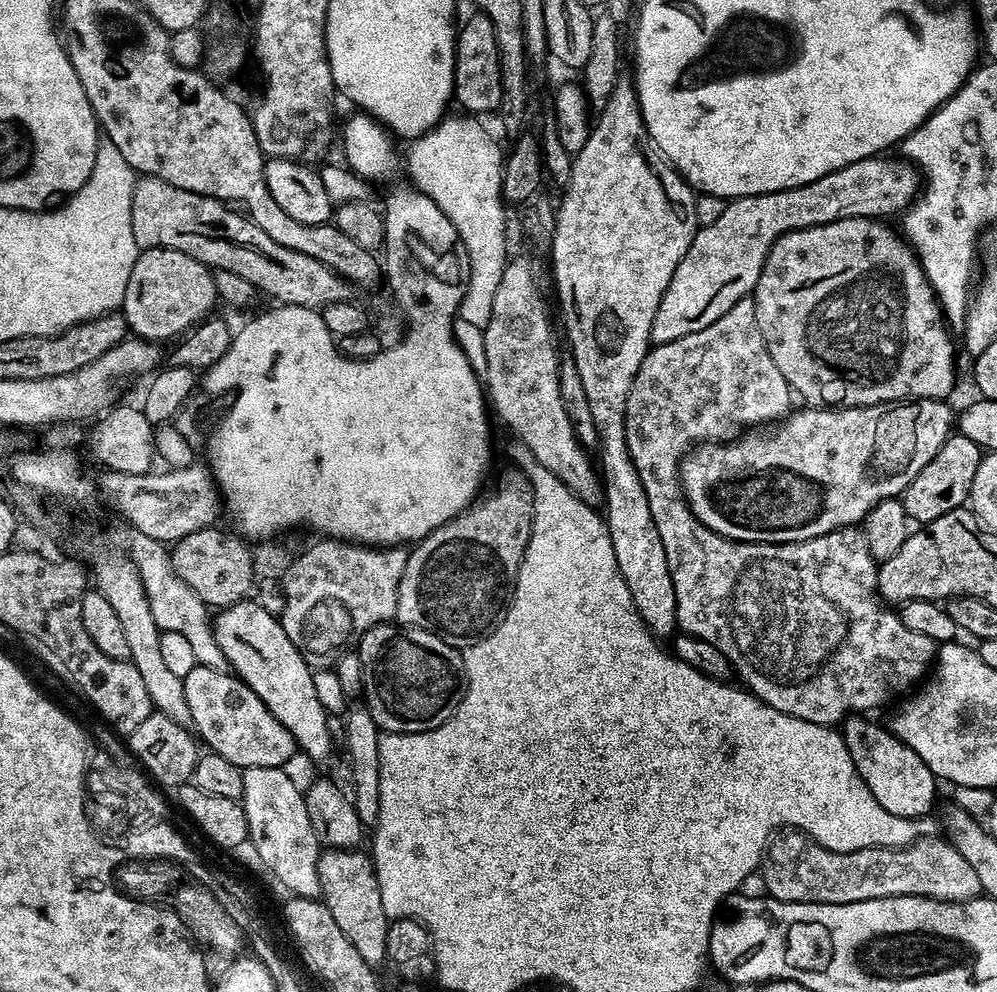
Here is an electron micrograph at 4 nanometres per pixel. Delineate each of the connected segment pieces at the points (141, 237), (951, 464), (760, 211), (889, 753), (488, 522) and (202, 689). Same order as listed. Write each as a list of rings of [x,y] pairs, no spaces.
[[[140,176],[134,186],[130,206],[130,222],[137,249],[169,248],[182,250],[190,258],[198,258],[207,268],[231,270],[246,278],[261,293],[273,296],[280,304],[306,306],[313,310],[325,308],[330,302],[347,300],[350,285],[343,276],[331,272],[318,258],[298,254],[278,246],[263,230],[258,230],[247,216],[219,200],[170,186],[157,176]]]
[[[959,434],[949,436],[938,454],[934,454],[934,458],[930,458],[930,462],[926,462],[922,470],[918,470],[914,482],[910,482],[908,489],[902,493],[909,521],[923,526],[934,518],[942,518],[942,514],[950,514],[950,510],[965,507],[972,495],[974,474],[980,465],[981,455],[980,445],[970,442],[970,438]]]
[[[881,154],[850,162],[850,166],[842,166],[842,170],[822,174],[822,178],[806,182],[806,186],[794,186],[761,196],[737,196],[729,199],[722,214],[718,214],[714,222],[703,225],[697,231],[690,242],[690,250],[686,250],[682,262],[678,262],[678,270],[674,270],[674,278],[670,278],[670,286],[666,286],[662,302],[658,302],[658,314],[654,314],[652,344],[674,342],[674,338],[686,338],[686,334],[694,334],[694,330],[706,330],[710,322],[718,322],[718,318],[722,318],[722,314],[726,314],[726,310],[733,308],[739,300],[751,297],[762,274],[762,266],[774,242],[782,234],[810,226],[822,226],[826,222],[838,222],[842,218],[888,218],[884,216],[892,216],[895,212],[903,213],[916,199],[922,187],[922,177],[915,164],[903,158],[887,160],[888,158]]]
[[[853,714],[843,721],[843,748],[850,750],[850,758],[854,758],[854,766],[862,782],[870,786],[870,794],[878,798],[878,806],[882,806],[882,810],[890,810],[890,814],[898,814],[898,818],[919,820],[921,816],[929,815],[936,800],[937,776],[914,750],[910,750],[910,746],[903,744],[885,725],[883,728],[872,720],[864,719],[868,718]]]
[[[519,470],[511,471],[502,473],[497,478],[496,485],[492,489],[489,487],[465,512],[458,514],[450,522],[438,526],[438,530],[431,532],[427,538],[419,541],[408,552],[406,570],[402,570],[402,578],[398,582],[398,602],[396,603],[395,619],[399,623],[414,628],[431,628],[447,638],[455,648],[464,650],[469,647],[470,642],[483,640],[503,620],[504,613],[508,611],[508,605],[511,604],[516,590],[516,579],[520,573],[520,564],[524,560],[524,551],[528,545],[528,539],[532,537],[532,483],[528,481],[528,477],[523,472]]]
[[[197,664],[196,668],[190,670],[190,674],[186,674],[183,678],[186,706],[190,706],[192,715],[191,727],[203,743],[204,740],[208,743],[207,747],[211,751],[222,754],[222,758],[227,758],[230,762],[234,762],[234,766],[243,769],[258,766],[284,768],[287,760],[292,755],[297,755],[296,740],[290,734],[290,730],[286,730],[286,726],[282,726],[282,722],[278,722],[278,718],[270,714],[262,698],[258,698],[258,694],[254,694],[254,690],[250,690],[250,686],[246,686],[239,676],[228,670],[214,670],[210,666]]]

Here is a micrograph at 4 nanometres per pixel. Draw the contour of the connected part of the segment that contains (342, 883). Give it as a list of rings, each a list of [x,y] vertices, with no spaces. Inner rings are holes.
[[[328,848],[321,851],[318,882],[322,903],[334,914],[338,930],[346,934],[350,946],[362,954],[365,962],[373,966],[385,963],[387,957],[387,930],[390,917],[382,910],[382,894],[378,886],[376,868],[363,851],[351,848]]]

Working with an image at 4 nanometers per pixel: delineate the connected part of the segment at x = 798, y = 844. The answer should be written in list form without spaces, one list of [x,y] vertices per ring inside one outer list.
[[[788,830],[773,835],[762,856],[763,872],[763,891],[782,902],[849,904],[891,896],[972,900],[981,895],[978,873],[947,838],[939,835],[924,836],[902,848],[881,846],[863,852],[831,852],[811,836]]]

